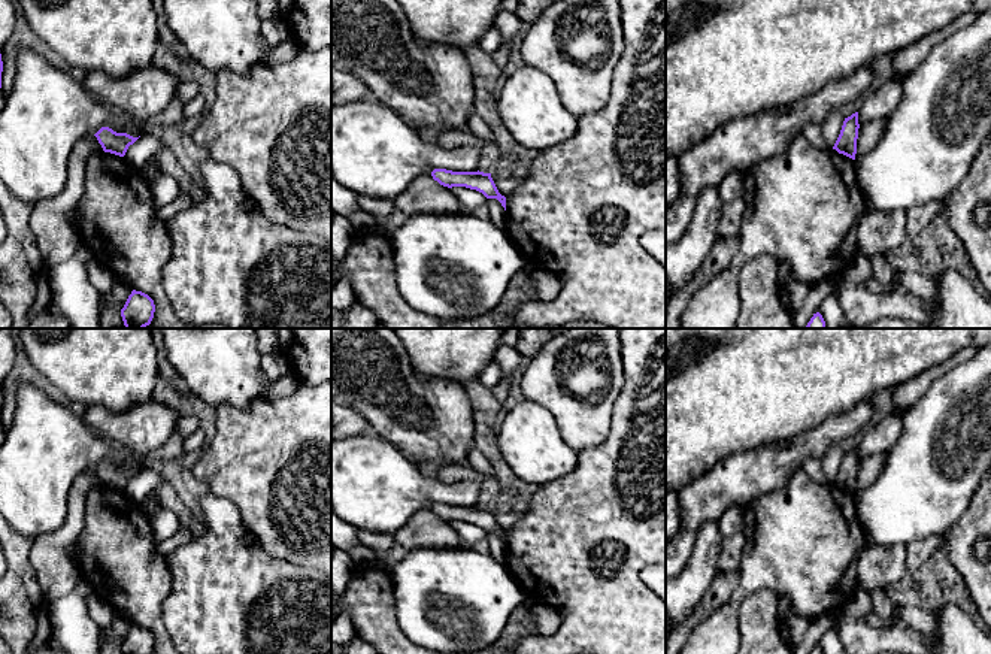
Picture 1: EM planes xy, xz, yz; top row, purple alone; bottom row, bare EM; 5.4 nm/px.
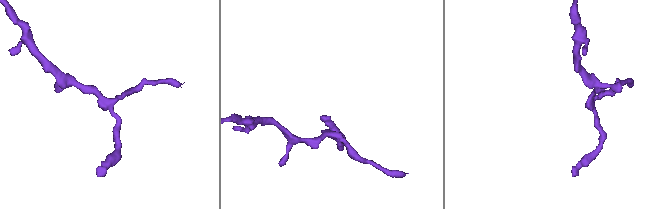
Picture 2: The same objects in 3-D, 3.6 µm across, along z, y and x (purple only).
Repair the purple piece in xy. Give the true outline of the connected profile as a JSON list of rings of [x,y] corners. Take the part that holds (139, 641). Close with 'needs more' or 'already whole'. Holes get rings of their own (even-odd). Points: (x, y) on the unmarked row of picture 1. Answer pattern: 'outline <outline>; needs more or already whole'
outline [[[133,624],[121,644],[121,651],[122,654],[152,654],[154,647],[154,635],[148,629]]]; already whole

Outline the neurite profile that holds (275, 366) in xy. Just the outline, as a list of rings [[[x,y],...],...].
[[[281,352],[263,354],[260,358],[260,366],[269,382],[275,382],[291,373],[288,360]]]

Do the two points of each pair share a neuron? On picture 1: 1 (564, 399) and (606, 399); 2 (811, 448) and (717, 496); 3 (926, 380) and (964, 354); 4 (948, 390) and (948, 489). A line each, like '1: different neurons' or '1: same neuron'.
1: same neuron
2: same neuron
3: same neuron
4: same neuron

